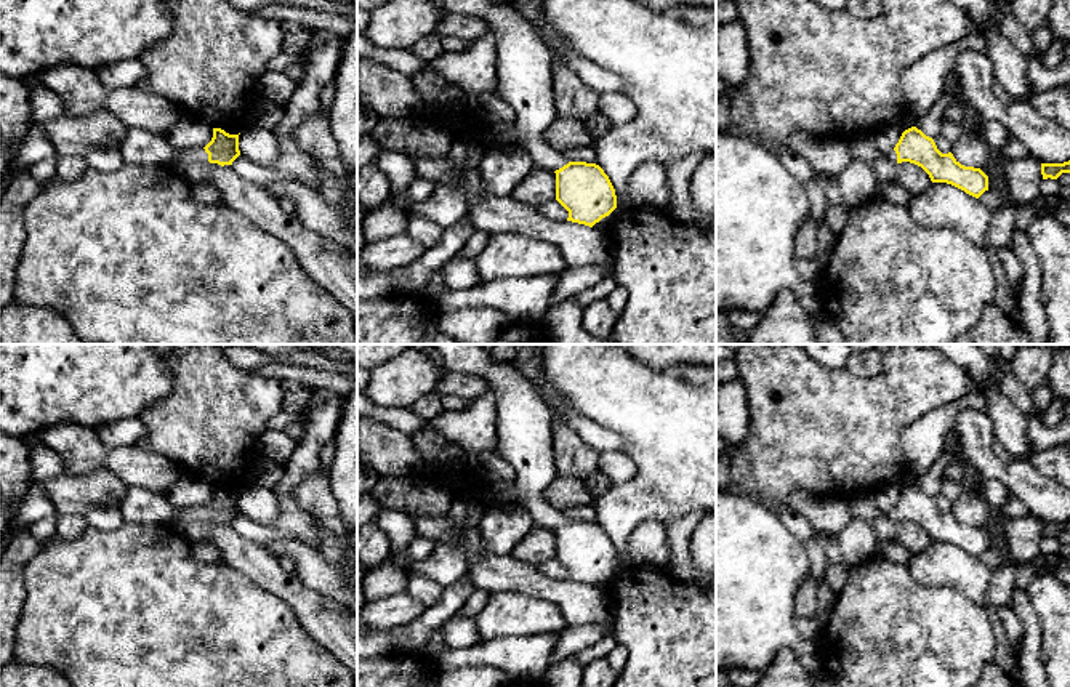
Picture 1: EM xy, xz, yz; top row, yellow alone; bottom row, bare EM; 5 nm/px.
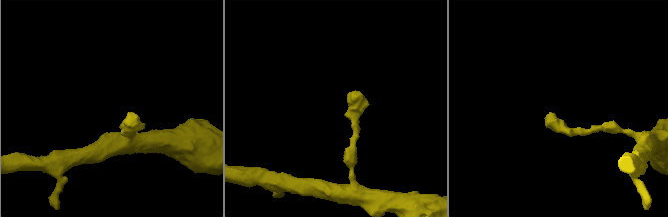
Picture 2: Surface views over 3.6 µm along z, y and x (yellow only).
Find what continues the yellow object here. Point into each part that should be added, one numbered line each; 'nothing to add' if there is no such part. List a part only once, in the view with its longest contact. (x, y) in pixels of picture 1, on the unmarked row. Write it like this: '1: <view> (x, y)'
1: xz (524, 420)

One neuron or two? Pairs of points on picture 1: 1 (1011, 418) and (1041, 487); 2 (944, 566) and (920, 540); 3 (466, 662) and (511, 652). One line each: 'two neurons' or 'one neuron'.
1: two neurons
2: two neurons
3: one neuron

